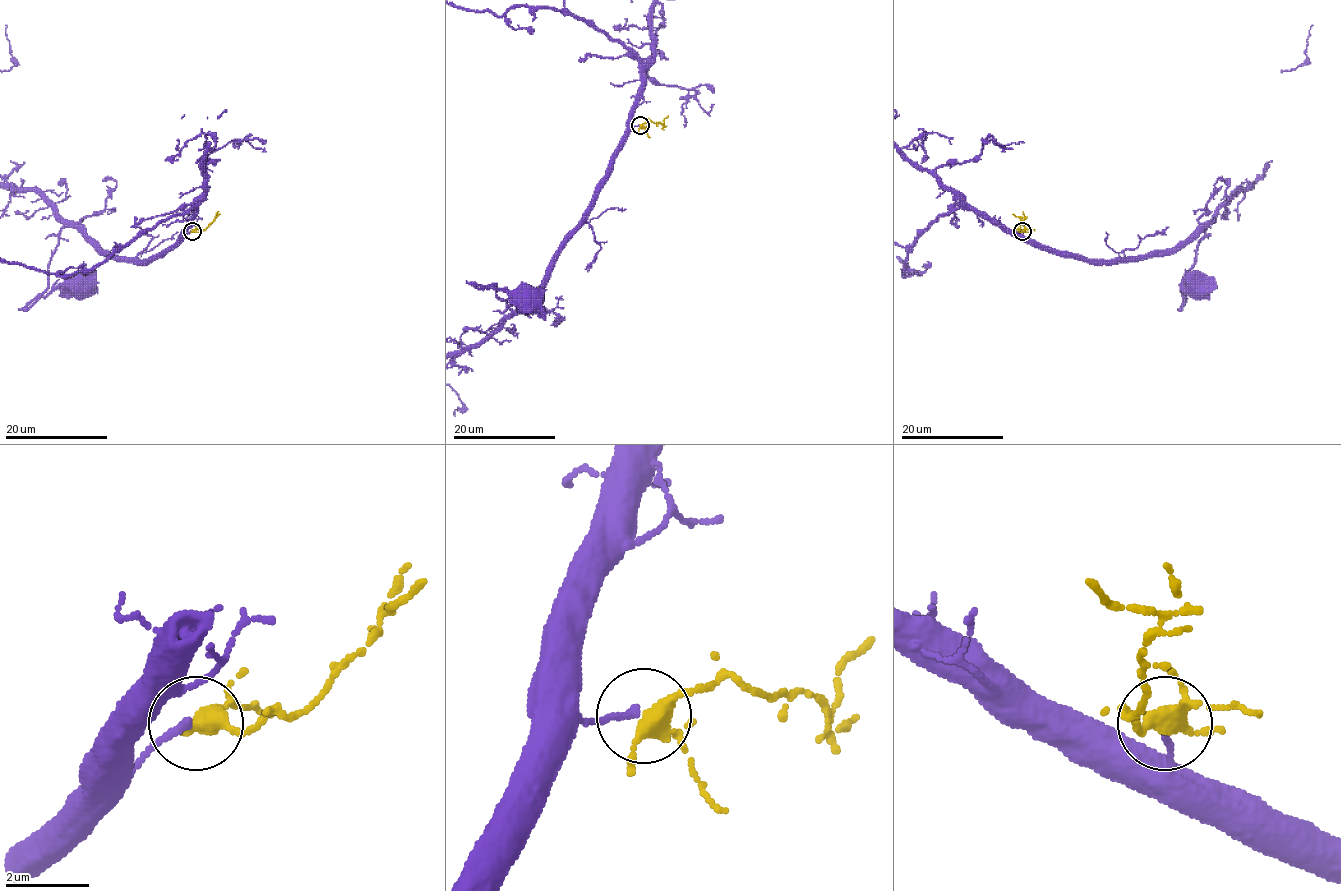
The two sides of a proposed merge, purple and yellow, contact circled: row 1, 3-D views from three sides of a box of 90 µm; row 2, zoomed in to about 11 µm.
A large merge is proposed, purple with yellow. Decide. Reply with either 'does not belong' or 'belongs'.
belongs

